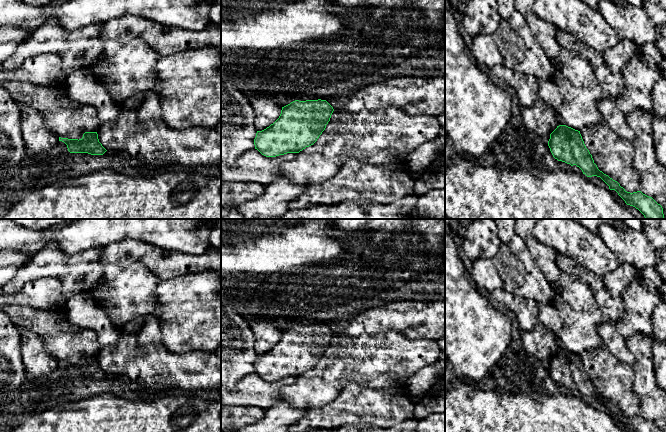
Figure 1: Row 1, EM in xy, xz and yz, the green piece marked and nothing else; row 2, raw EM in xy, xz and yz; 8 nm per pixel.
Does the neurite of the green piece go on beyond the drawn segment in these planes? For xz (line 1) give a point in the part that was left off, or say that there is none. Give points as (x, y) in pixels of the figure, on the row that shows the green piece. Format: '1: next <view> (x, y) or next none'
1: next none

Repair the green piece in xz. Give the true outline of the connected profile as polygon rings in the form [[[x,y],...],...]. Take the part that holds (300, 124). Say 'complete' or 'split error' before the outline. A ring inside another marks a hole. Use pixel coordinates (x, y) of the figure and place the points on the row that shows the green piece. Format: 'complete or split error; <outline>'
complete; [[[295,100],[282,107],[279,118],[273,124],[257,131],[254,139],[255,149],[266,157],[299,153],[317,141],[330,121],[333,111],[333,107],[326,100]]]

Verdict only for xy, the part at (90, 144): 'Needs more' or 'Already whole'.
Already whole

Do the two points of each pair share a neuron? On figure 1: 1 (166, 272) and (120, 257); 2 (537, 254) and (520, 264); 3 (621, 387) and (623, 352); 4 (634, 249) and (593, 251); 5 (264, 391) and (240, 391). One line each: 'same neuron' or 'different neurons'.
1: same neuron
2: different neurons
3: different neurons
4: different neurons
5: same neuron

